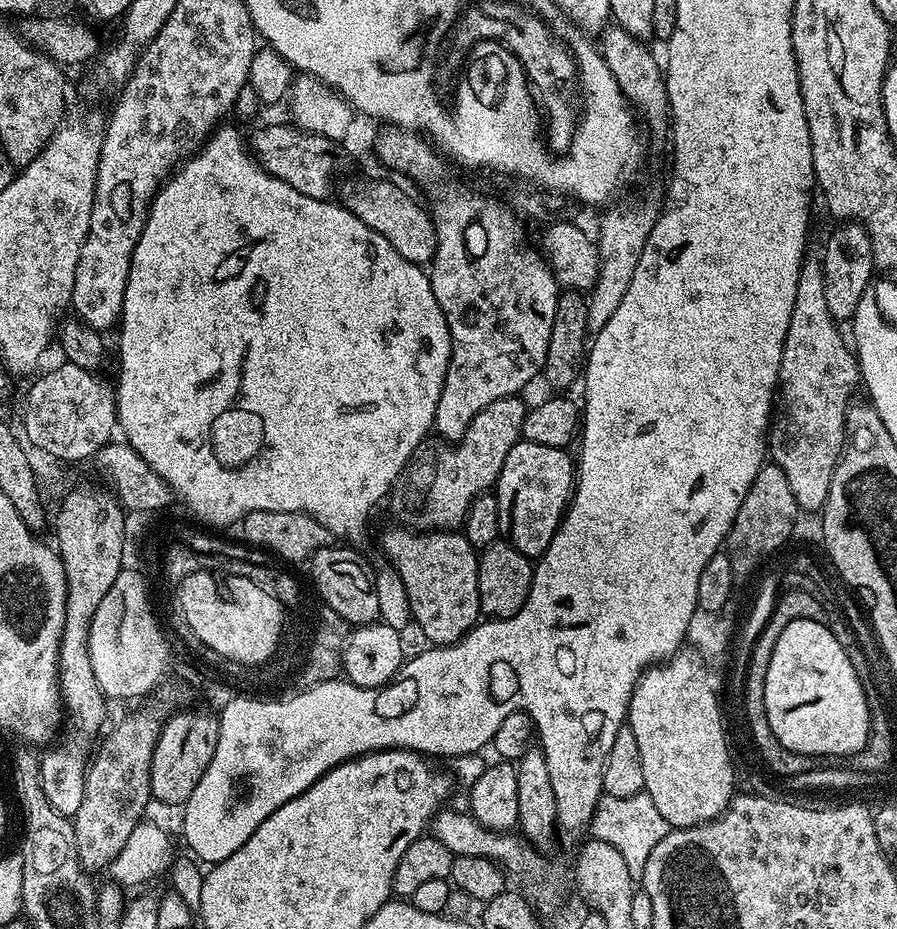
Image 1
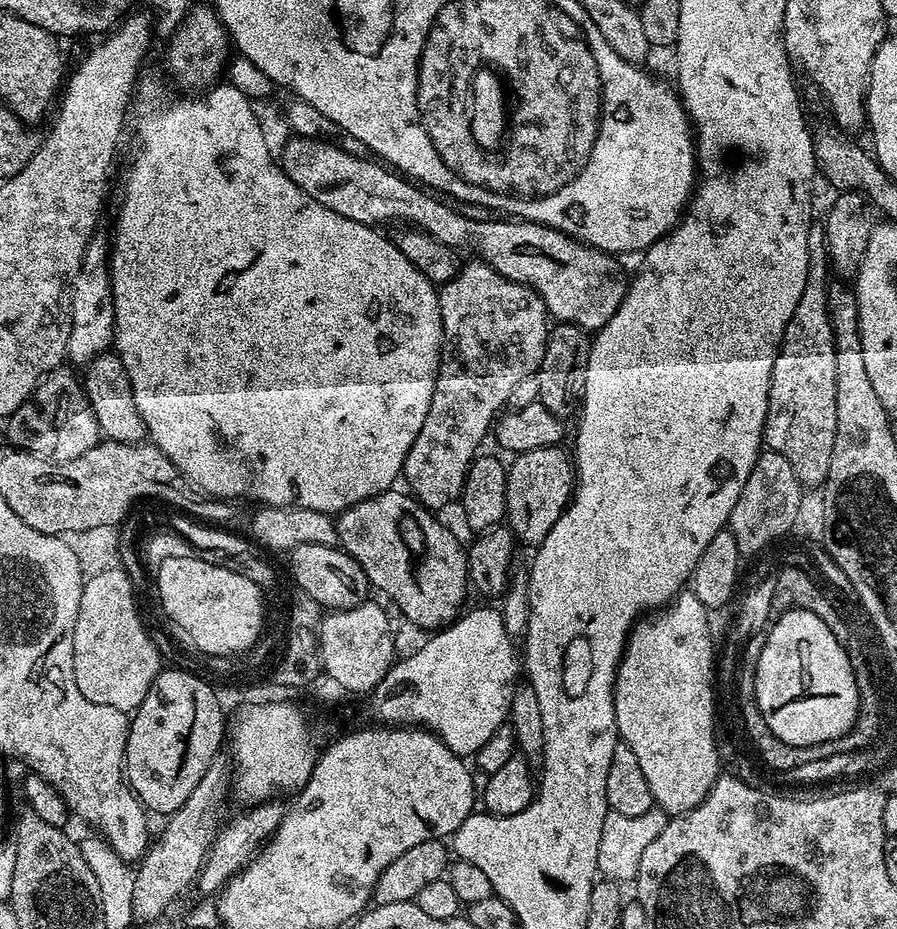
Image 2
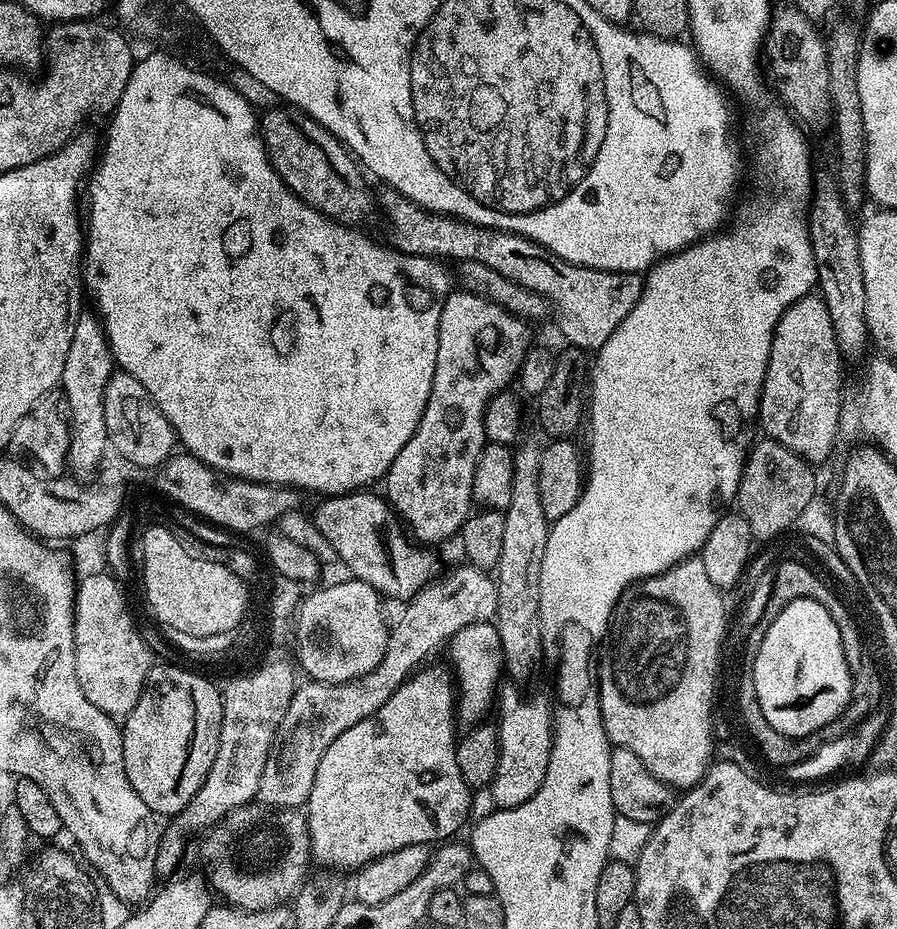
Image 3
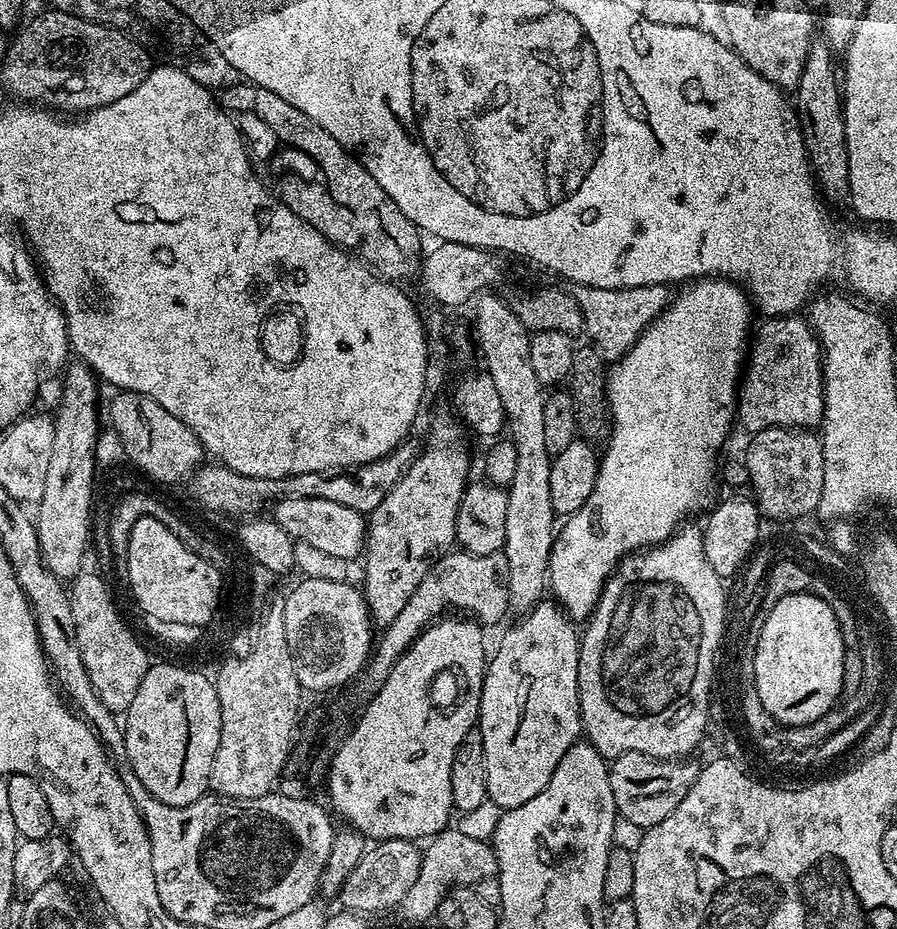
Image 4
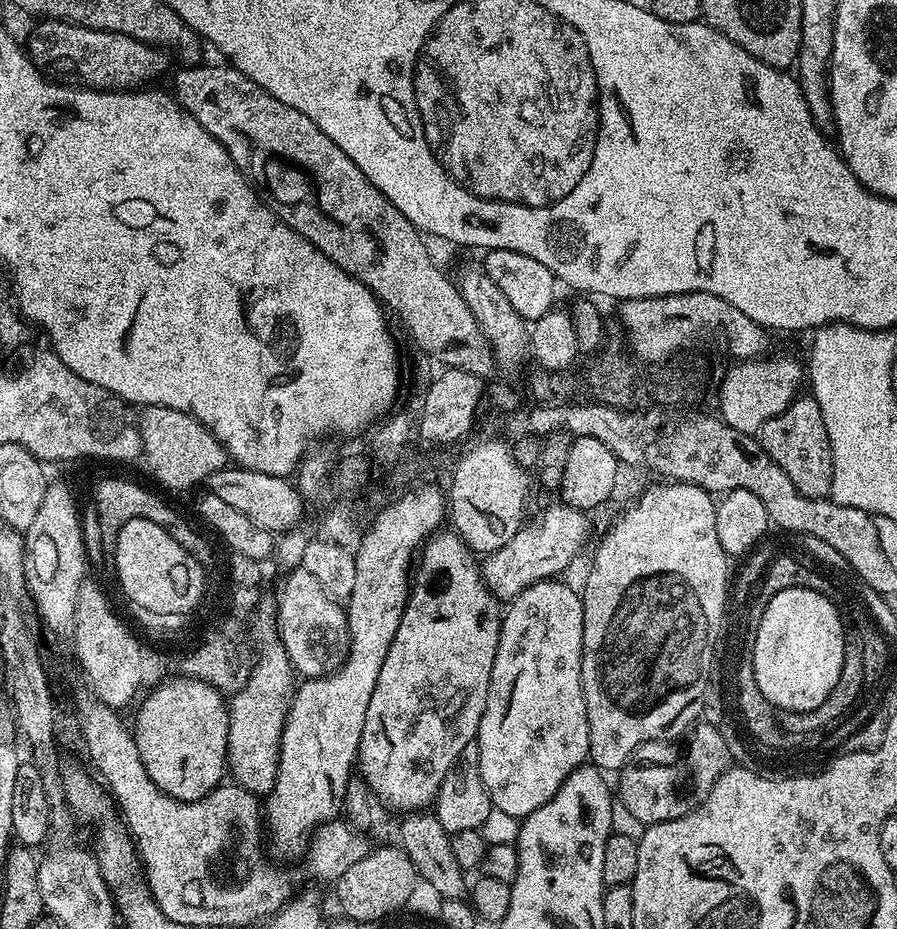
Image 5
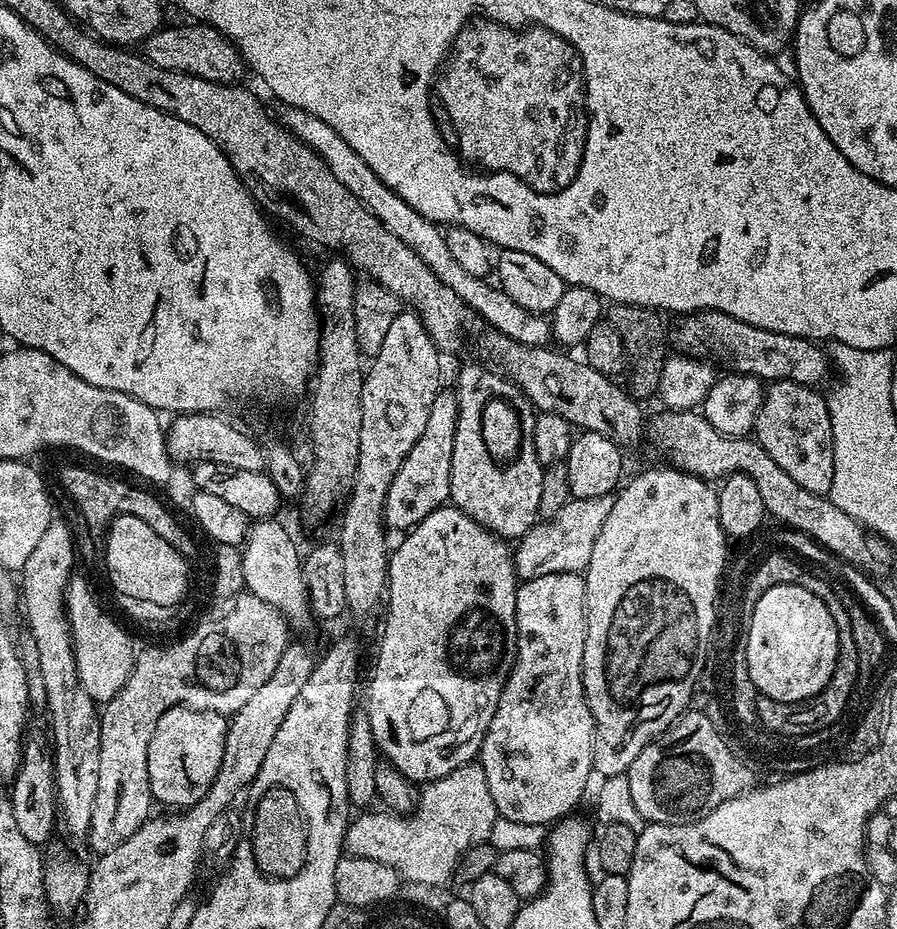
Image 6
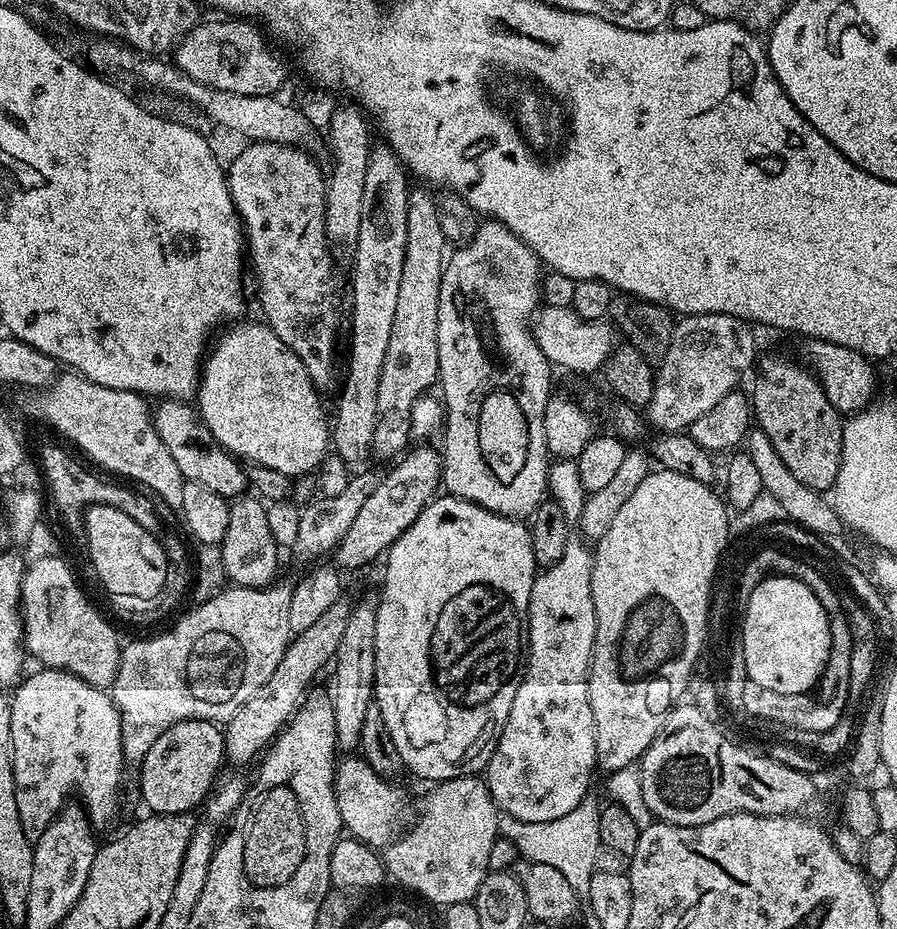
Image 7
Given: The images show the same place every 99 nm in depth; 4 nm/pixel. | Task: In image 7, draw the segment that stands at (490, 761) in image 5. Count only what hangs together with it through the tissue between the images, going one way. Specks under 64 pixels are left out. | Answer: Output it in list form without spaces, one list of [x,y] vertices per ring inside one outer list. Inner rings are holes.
[[[569,539],[566,554],[550,568],[543,569],[537,575],[534,586],[530,590],[530,606],[528,607],[528,627],[530,629],[530,659],[524,666],[524,682],[518,686],[518,694],[514,694],[514,706],[510,706],[510,718],[504,728],[499,729],[496,739],[497,748],[490,758],[487,771],[492,772],[492,780],[487,781],[490,794],[494,798],[499,811],[506,816],[522,818],[522,822],[550,822],[554,818],[562,818],[562,814],[570,814],[584,796],[589,795],[592,784],[592,772],[597,771],[596,751],[594,750],[594,710],[590,710],[588,697],[588,667],[592,665],[592,647],[594,646],[594,594],[592,593],[592,557],[593,549],[583,539]]]

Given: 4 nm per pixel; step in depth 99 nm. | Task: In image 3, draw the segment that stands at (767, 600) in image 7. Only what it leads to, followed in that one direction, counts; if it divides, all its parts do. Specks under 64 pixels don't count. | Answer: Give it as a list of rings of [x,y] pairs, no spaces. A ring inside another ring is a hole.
[[[798,598],[777,611],[776,619],[766,630],[766,636],[758,647],[757,657],[754,658],[754,701],[762,714],[766,714],[766,722],[770,722],[774,730],[791,737],[805,737],[843,714],[852,699],[853,675],[842,654],[838,626],[830,618],[829,611],[810,598]]]

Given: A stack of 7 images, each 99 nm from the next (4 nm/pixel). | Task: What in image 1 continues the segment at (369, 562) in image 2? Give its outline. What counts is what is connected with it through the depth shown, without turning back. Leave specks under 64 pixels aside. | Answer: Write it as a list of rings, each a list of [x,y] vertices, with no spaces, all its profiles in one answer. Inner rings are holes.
[[[399,526],[400,528],[392,528],[384,536],[384,552],[388,555],[387,563],[395,568],[397,574],[400,575],[402,586],[406,588],[406,598],[410,598],[410,610],[412,611],[412,619],[415,627],[420,627],[422,635],[428,639],[427,643],[432,646],[442,644],[453,644],[473,628],[481,619],[480,599],[478,598],[478,552],[472,547],[472,543],[465,538],[463,531],[460,530],[413,530],[407,526]]]

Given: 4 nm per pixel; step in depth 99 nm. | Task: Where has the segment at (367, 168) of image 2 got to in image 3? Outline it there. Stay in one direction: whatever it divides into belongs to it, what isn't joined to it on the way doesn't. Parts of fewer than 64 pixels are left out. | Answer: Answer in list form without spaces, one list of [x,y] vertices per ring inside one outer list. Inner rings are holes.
[[[385,187],[384,193],[379,193],[378,208],[384,211],[388,224],[392,227],[395,247],[408,258],[445,258],[449,256],[452,262],[473,260],[482,262],[482,266],[490,266],[490,270],[498,270],[502,278],[510,278],[510,282],[518,282],[518,286],[526,286],[526,290],[534,290],[534,294],[542,294],[548,299],[554,320],[560,323],[560,332],[568,339],[567,343],[581,350],[598,350],[622,326],[626,314],[634,310],[638,298],[644,289],[644,276],[638,272],[607,272],[574,266],[562,258],[558,258],[550,250],[546,250],[538,242],[528,240],[513,232],[503,232],[497,228],[483,228],[465,220],[457,220],[455,216],[439,216],[437,212],[428,212],[414,202],[410,202],[393,188]]]

